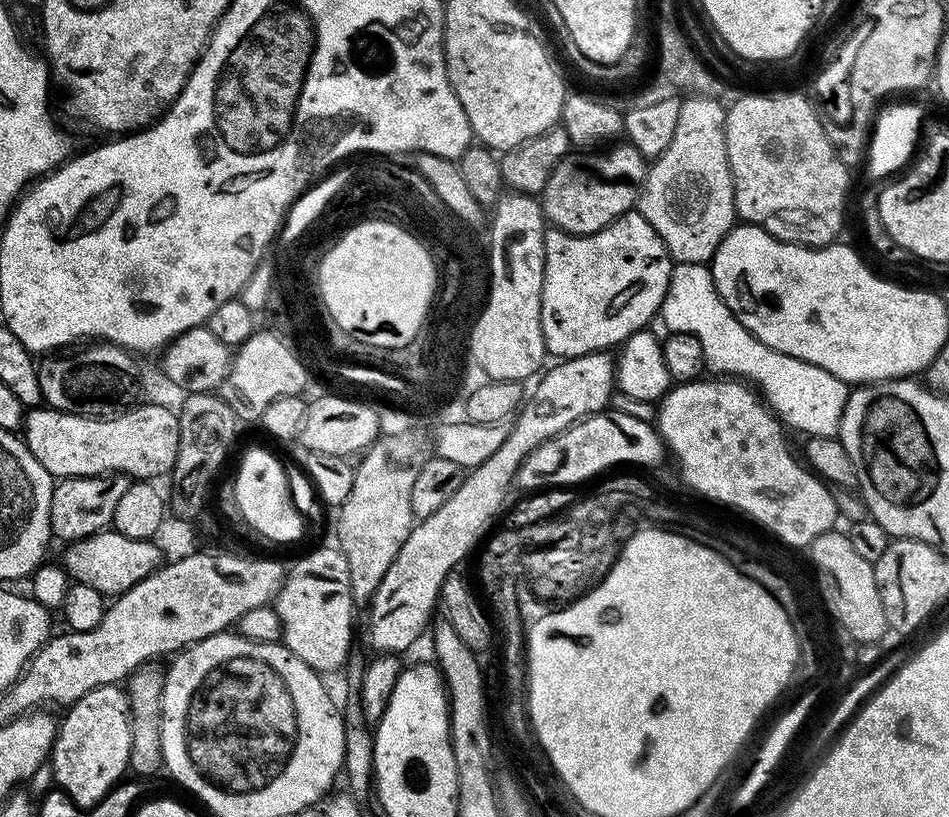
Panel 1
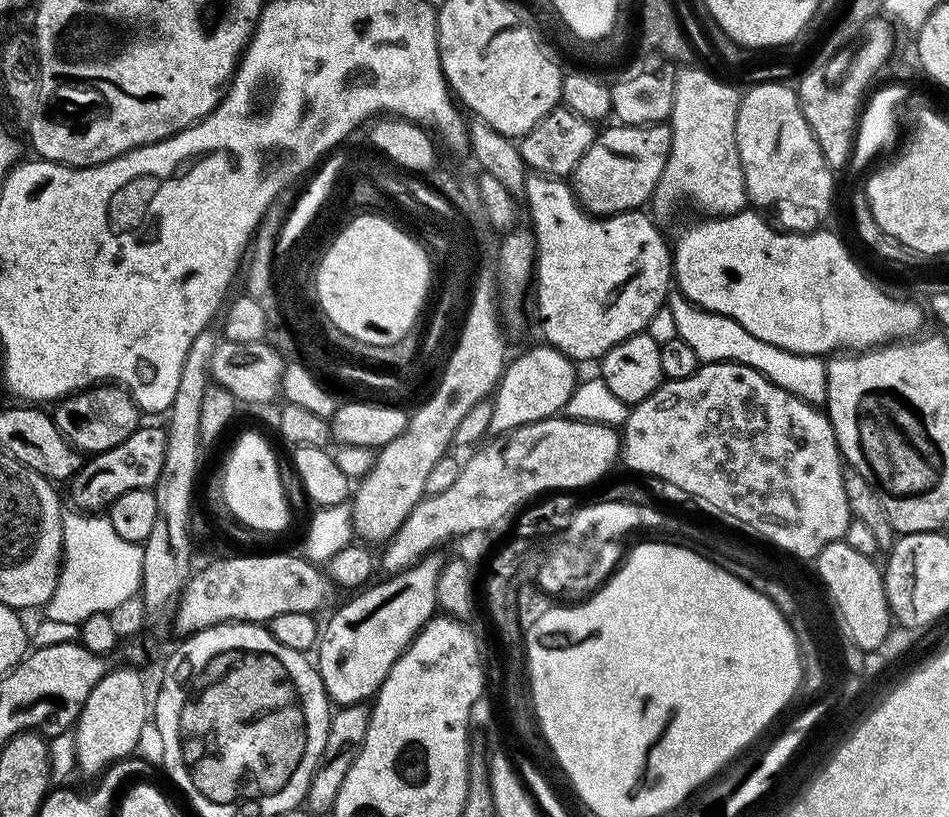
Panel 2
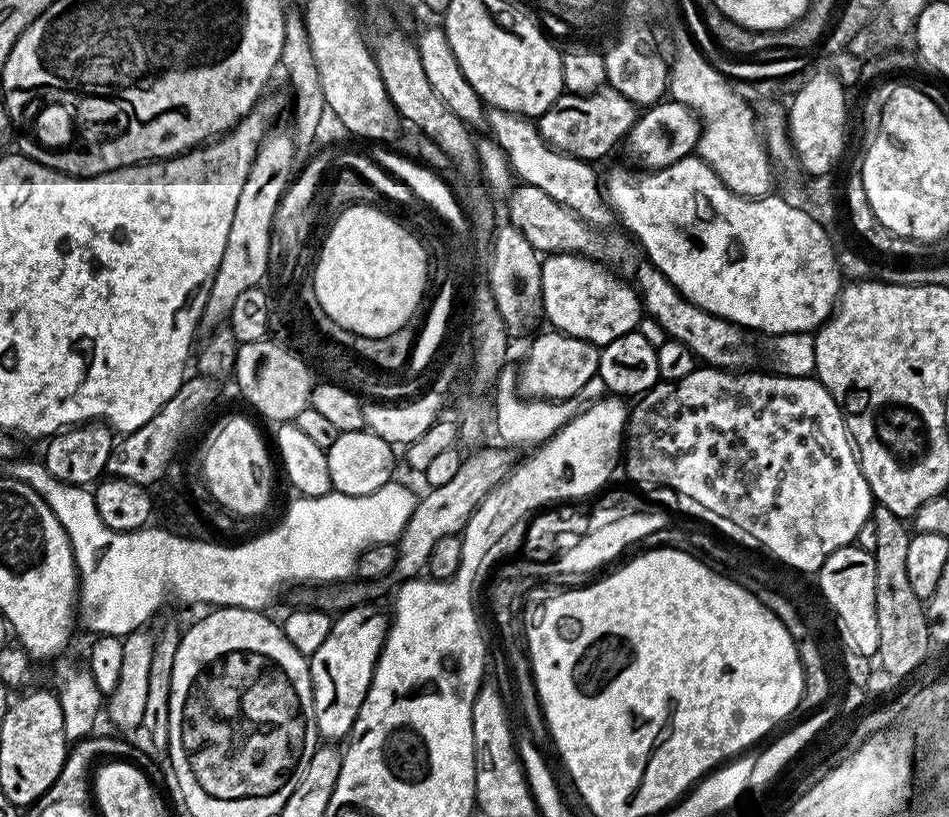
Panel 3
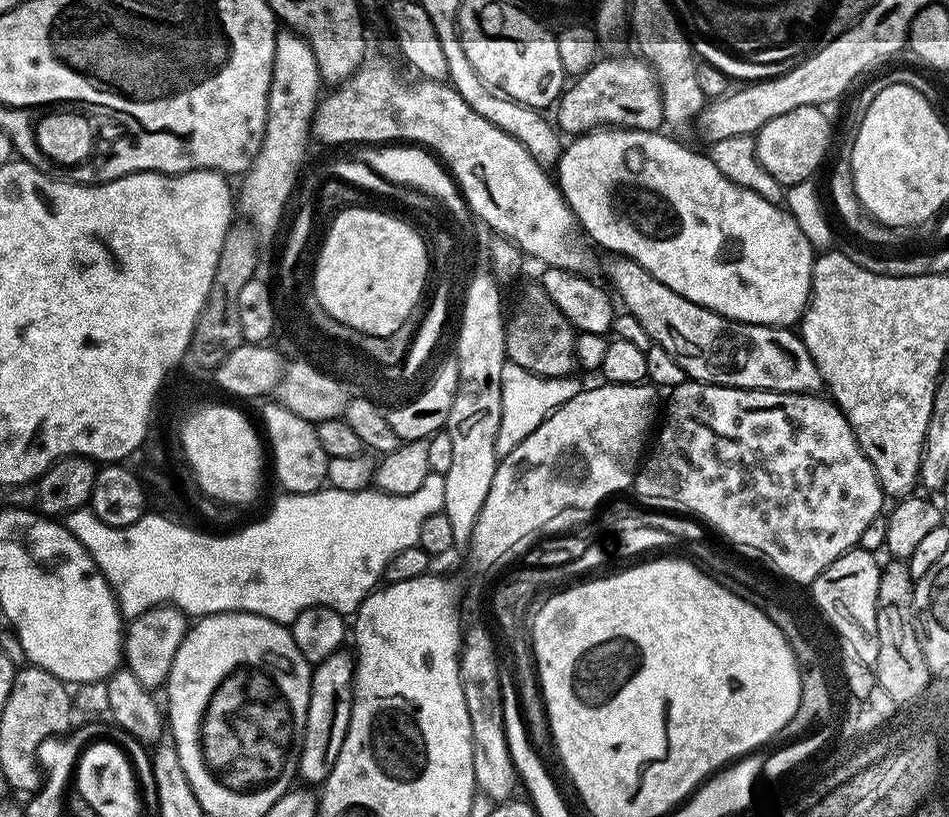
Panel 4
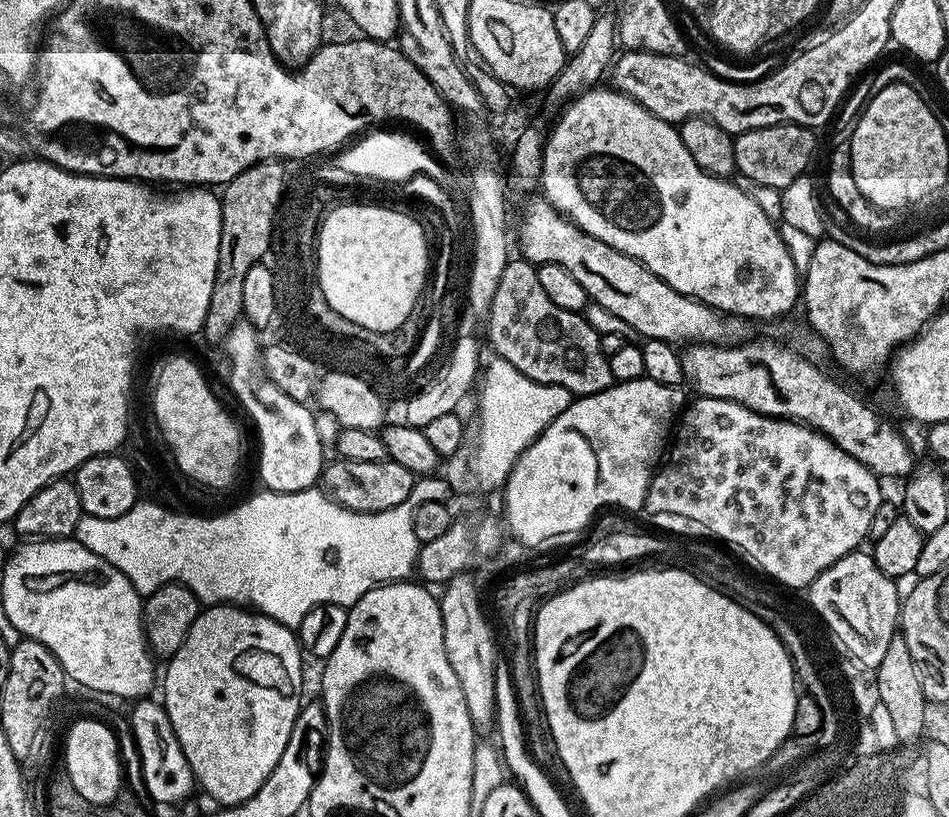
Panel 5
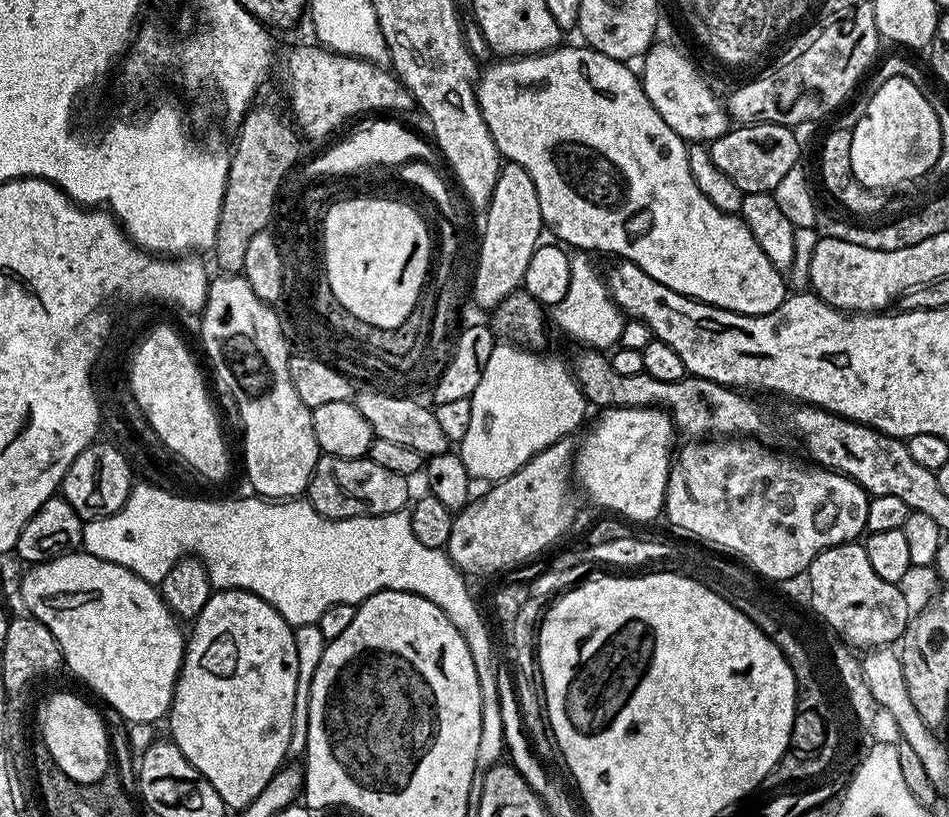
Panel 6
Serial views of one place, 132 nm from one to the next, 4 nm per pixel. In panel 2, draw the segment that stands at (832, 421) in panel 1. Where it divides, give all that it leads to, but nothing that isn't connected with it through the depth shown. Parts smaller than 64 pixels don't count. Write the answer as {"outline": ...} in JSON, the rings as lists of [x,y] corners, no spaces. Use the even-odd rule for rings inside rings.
{"outline":[[[679,294],[669,295],[666,301],[666,312],[672,315],[672,324],[676,327],[675,335],[692,347],[701,362],[748,364],[770,382],[782,386],[782,390],[790,390],[790,394],[801,396],[811,404],[820,406],[827,401],[828,366],[821,357],[782,350],[770,342],[762,342],[762,338],[754,338],[754,334],[750,334],[750,330],[746,330],[738,322],[717,312],[705,312],[703,308],[691,304],[685,296]]]}

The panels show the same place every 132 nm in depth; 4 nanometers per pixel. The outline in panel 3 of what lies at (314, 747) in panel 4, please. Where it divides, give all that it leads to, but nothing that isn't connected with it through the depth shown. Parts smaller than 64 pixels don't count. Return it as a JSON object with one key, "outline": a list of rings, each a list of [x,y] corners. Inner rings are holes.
{"outline":[[[368,606],[349,608],[333,619],[326,642],[322,642],[318,650],[314,650],[308,662],[312,675],[317,737],[328,742],[340,742],[340,739],[343,741],[351,733],[358,718],[358,710],[362,710],[362,702],[372,685],[375,661],[384,647],[385,635],[385,617],[383,620],[380,616],[372,616]]]}

